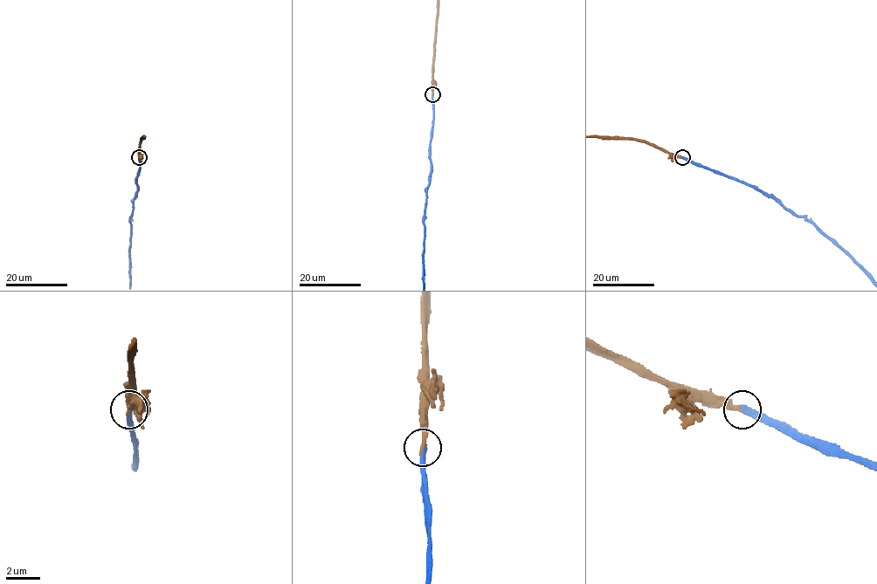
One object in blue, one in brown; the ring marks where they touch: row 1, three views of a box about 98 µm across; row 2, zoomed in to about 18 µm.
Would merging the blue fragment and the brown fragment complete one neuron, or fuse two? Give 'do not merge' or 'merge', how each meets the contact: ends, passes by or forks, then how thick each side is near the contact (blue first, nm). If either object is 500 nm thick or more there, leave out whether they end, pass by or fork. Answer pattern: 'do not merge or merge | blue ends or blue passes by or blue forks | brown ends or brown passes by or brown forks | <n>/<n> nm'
merge | blue ends | brown ends | 320/320 nm

